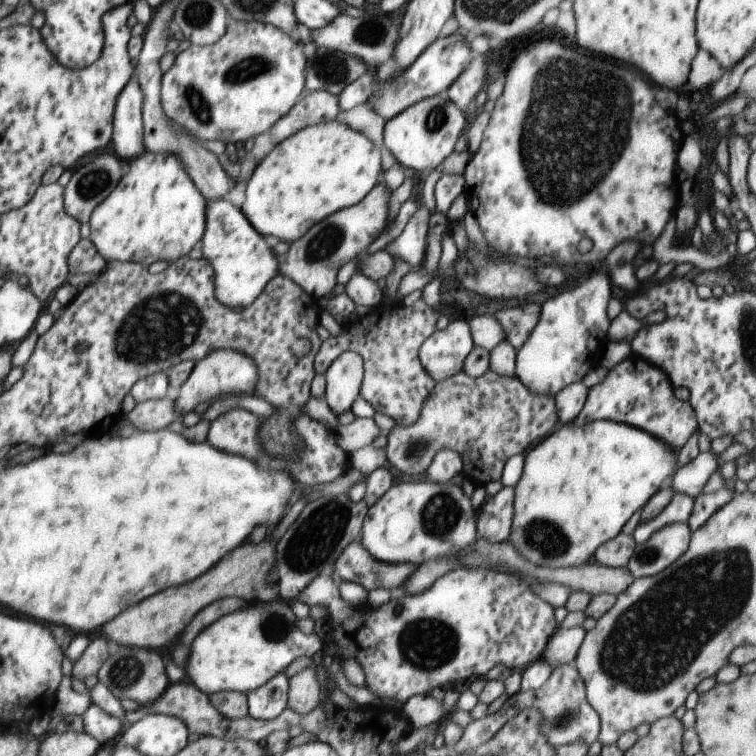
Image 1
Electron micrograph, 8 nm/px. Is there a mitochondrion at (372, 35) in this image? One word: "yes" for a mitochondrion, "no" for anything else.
yes

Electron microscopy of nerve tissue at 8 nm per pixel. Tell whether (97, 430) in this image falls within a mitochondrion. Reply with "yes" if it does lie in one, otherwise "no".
no

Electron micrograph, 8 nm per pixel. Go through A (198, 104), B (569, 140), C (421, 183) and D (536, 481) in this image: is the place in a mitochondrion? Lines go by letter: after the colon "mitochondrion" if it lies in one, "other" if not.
A: mitochondrion
B: mitochondrion
C: other
D: other

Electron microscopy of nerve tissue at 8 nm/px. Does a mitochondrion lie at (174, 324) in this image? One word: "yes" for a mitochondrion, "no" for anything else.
yes

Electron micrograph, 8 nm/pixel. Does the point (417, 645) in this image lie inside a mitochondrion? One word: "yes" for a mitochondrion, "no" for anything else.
yes

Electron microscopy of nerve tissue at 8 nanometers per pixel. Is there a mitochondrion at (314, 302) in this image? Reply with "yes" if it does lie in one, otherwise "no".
no

